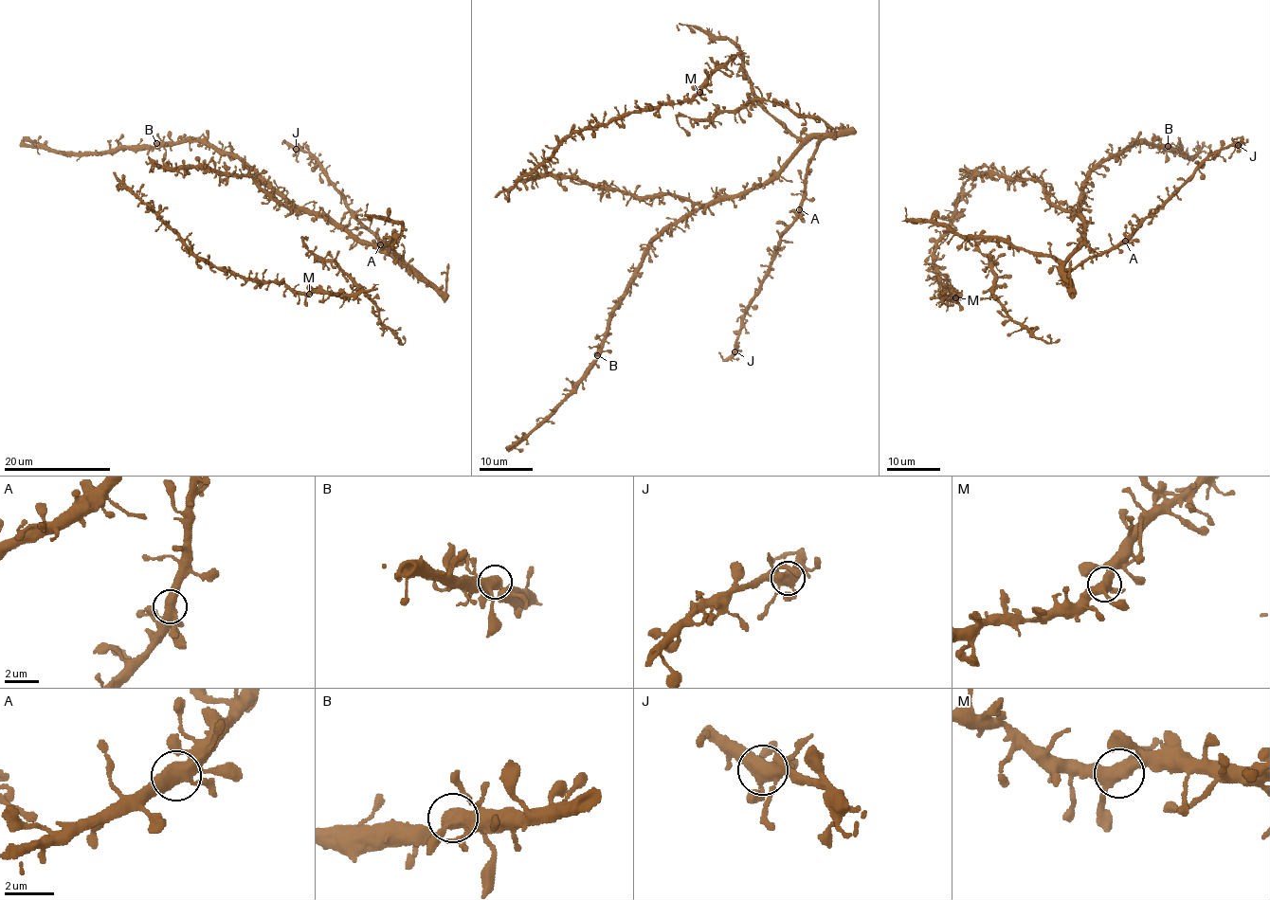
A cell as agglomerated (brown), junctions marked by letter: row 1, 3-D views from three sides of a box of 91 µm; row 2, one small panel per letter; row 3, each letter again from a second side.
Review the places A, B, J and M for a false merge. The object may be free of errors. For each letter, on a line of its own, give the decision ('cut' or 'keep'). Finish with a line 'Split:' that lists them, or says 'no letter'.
A: keep
B: keep
J: keep
M: keep
Split: no letter

